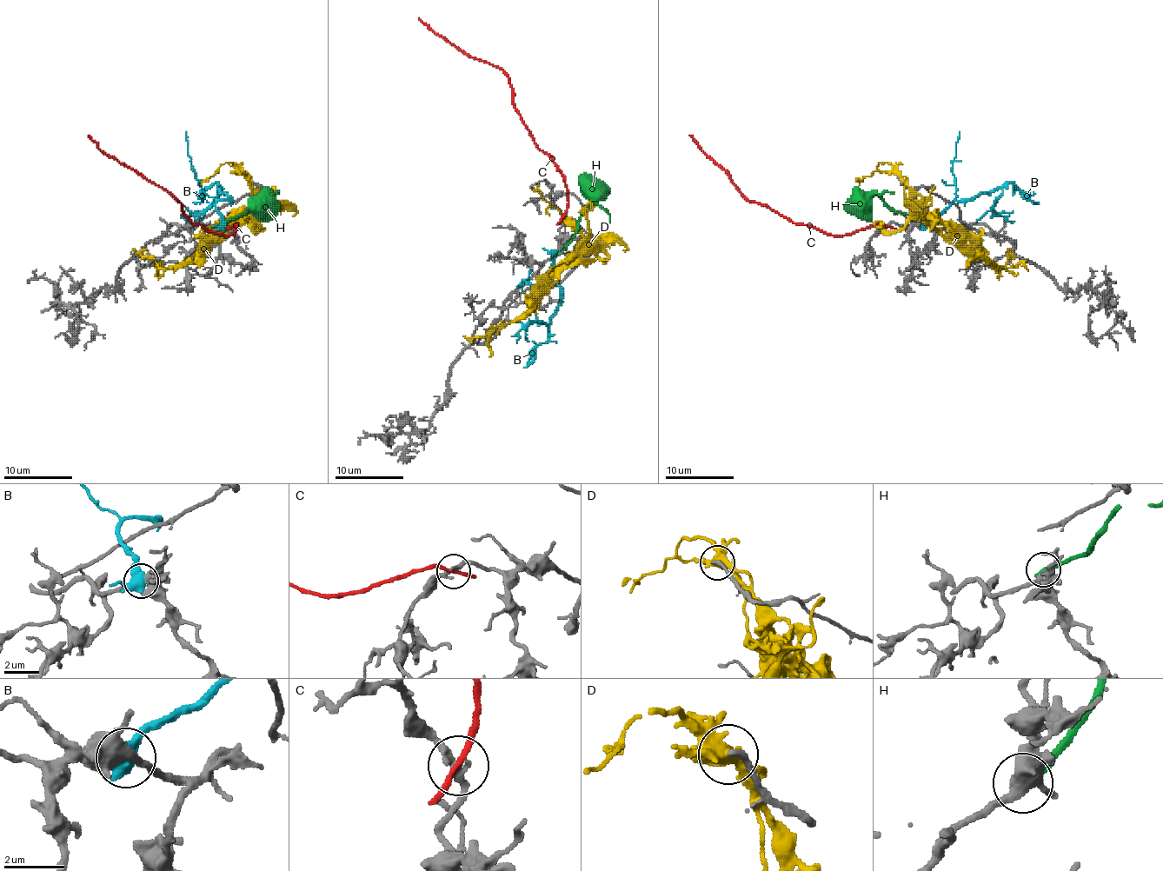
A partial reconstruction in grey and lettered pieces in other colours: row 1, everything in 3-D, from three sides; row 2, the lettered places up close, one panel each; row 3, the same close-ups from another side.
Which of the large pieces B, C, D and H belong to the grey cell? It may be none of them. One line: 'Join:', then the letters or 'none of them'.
Join: none of them

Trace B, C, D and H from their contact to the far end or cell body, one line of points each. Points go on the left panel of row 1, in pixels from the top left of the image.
B: (223, 224), (215, 203), (229, 200), (216, 189), (216, 196), (186, 221)
C: (232, 226), (237, 226), (230, 235), (195, 224), (165, 190), (105, 154), (88, 135)
D: (242, 173), (255, 190), (255, 205), (242, 219), (230, 219), (218, 228), (189, 257), (162, 269), (132, 249)
H: (229, 219), (246, 212), (260, 196), (260, 202), (253, 209)

